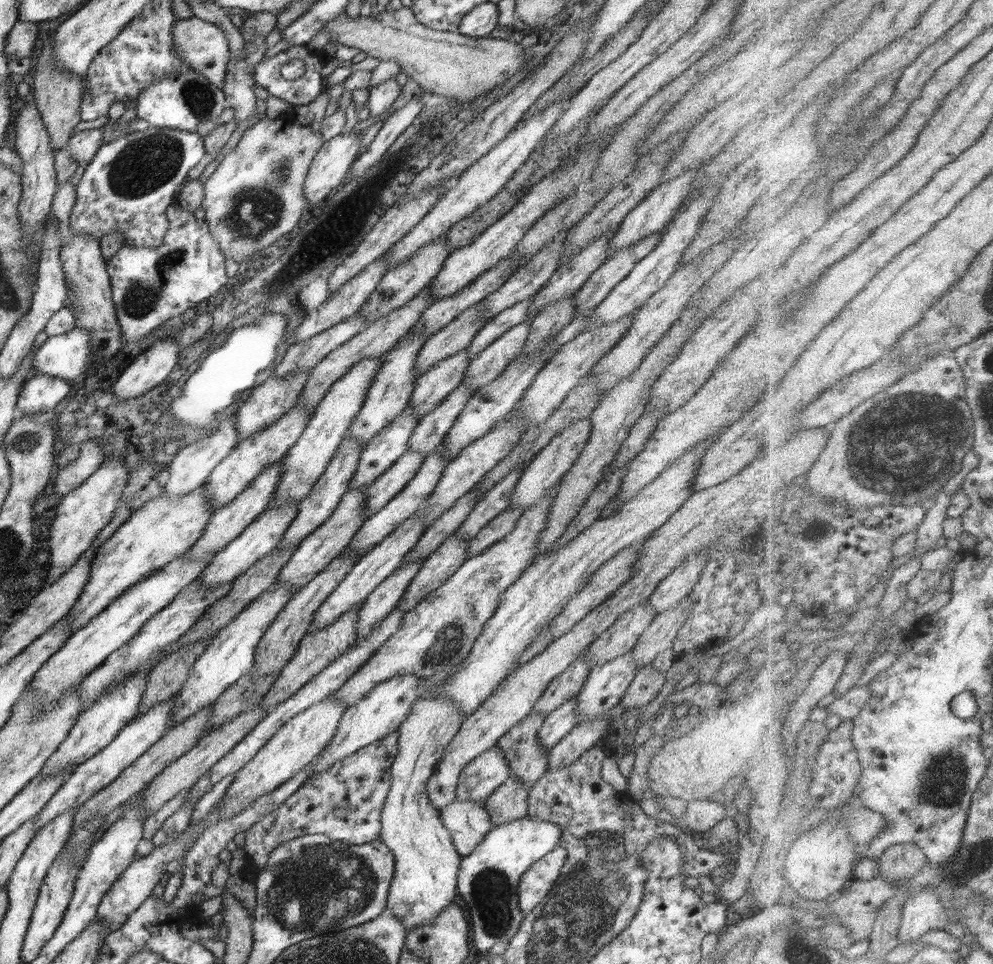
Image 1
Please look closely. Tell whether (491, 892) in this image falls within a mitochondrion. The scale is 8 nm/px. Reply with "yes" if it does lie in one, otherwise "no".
yes

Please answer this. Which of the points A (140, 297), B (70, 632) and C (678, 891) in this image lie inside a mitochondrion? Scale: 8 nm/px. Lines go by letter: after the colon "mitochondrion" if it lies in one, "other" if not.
A: mitochondrion
B: other
C: other

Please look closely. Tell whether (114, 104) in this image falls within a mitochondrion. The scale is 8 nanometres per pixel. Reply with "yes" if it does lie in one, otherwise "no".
no

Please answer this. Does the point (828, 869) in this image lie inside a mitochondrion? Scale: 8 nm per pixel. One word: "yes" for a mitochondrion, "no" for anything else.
no

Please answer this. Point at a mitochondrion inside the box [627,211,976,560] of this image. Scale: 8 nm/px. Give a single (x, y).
(935, 426)

